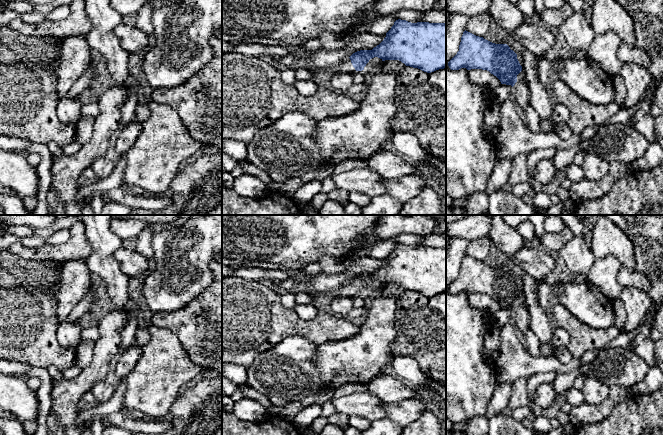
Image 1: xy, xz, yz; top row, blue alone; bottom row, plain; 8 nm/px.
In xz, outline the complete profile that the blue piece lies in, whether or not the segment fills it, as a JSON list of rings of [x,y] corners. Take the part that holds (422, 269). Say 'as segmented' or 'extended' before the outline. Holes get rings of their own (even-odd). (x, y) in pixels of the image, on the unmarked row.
extended; [[[398,243],[386,257],[384,264],[372,274],[360,274],[338,286],[335,298],[351,297],[364,294],[370,283],[378,281],[382,285],[399,284],[406,290],[431,297],[446,292],[446,247],[417,246],[411,247]]]

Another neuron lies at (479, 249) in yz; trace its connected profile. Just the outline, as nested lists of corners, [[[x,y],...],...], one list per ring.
[[[488,236],[471,241],[465,254],[476,260],[483,261],[488,256],[492,244],[492,240]]]

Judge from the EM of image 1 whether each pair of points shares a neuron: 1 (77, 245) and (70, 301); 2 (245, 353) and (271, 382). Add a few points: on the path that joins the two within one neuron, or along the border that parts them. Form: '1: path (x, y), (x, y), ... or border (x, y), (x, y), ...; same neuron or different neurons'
1: border (85, 259), (70, 259), (62, 264); different neurons
2: border (271, 347), (262, 351), (249, 366); different neurons

